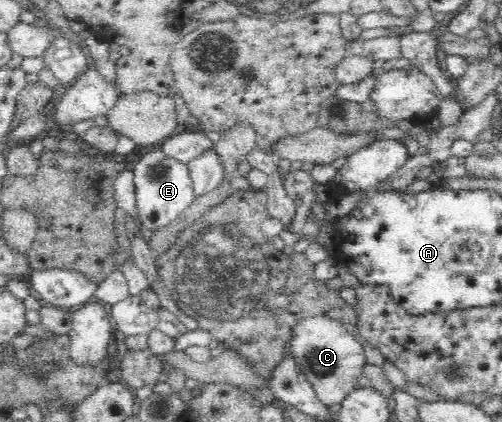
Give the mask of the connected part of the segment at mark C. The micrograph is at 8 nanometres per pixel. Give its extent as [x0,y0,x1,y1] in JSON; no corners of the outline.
[289,314,366,404]

